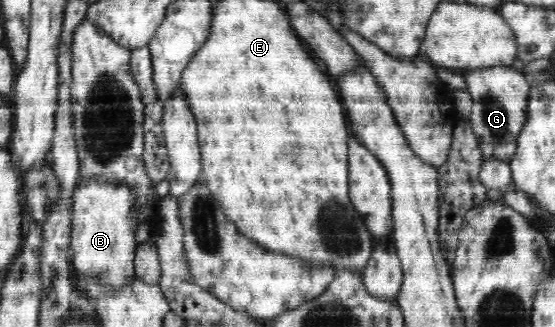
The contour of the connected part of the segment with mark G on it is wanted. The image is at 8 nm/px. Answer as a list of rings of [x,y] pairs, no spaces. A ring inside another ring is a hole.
[[[491,66],[467,70],[462,73],[466,89],[472,97],[472,110],[469,122],[483,152],[483,161],[499,158],[503,162],[513,159],[517,149],[517,138],[524,128],[526,107],[530,86],[525,76],[513,66]]]

